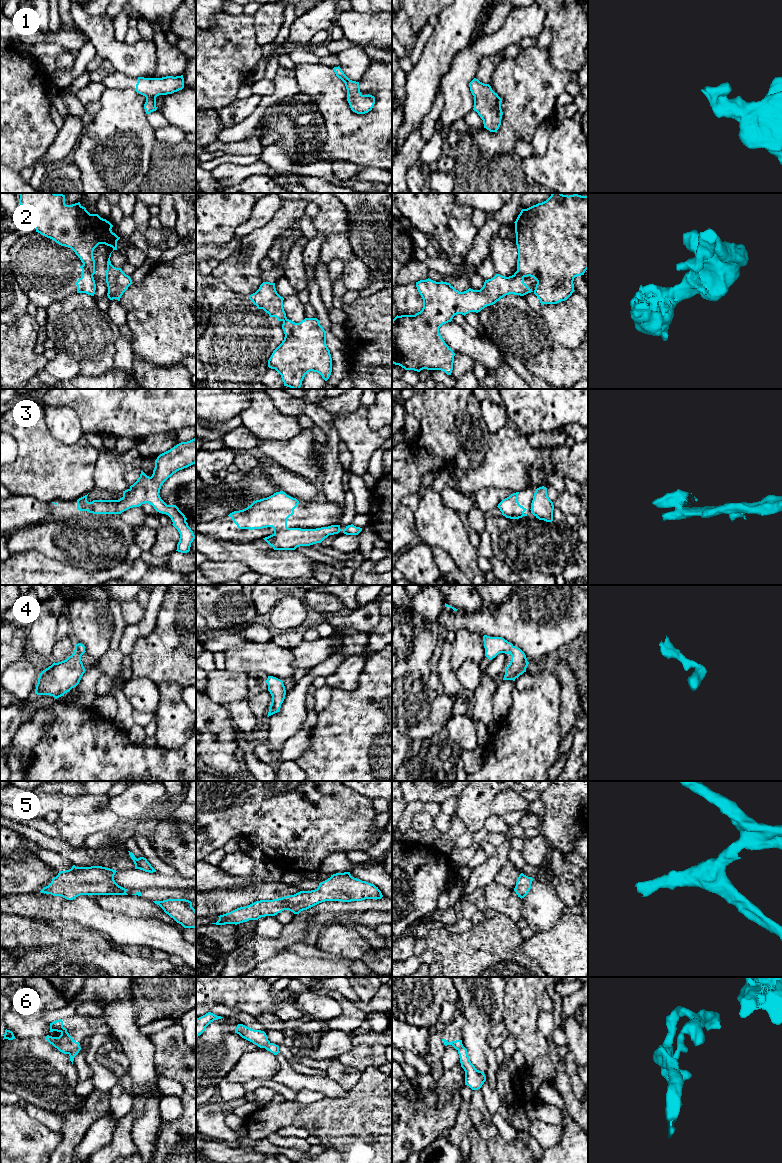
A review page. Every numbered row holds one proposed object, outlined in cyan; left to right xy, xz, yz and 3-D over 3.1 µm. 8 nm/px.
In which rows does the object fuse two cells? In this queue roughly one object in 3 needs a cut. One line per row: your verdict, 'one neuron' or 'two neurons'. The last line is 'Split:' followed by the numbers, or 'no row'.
1: one neuron
2: two neurons
3: two neurons
4: one neuron
5: one neuron
6: two neurons
Split: 2, 3, 6

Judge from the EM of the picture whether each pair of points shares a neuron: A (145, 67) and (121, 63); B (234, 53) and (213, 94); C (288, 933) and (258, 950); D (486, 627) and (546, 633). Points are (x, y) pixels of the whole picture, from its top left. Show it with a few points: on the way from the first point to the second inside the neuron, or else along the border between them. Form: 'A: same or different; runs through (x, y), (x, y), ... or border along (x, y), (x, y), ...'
A: same; runs through (139, 65), (127, 65)
B: same; runs through (224, 63), (213, 74), (213, 84)
C: same; runs through (281, 940), (275, 946), (265, 947)
D: same; runs through (501, 627), (531, 627)

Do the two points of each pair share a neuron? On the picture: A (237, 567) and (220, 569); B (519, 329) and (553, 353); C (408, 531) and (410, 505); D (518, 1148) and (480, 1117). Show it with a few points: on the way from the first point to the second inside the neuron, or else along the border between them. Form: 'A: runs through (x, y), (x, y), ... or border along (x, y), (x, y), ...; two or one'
A: runs through (233, 569), (224, 569); one
B: runs through (527, 337), (538, 348), (542, 348), (545, 351); one
C: runs through (408, 525), (408, 511); one
D: runs through (507, 1148), (504, 1148), (486, 1128); one

